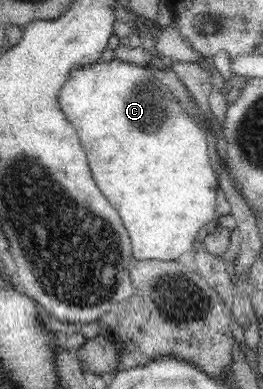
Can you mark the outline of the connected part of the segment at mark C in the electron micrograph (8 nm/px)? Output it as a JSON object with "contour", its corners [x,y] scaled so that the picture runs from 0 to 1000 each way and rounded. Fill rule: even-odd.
{"contour":[[[426,152],[418,159],[395,154],[312,172],[312,177],[281,177],[266,188],[266,198],[247,208],[236,229],[228,229],[217,254],[228,280],[262,319],[289,332],[327,404],[335,404],[335,424],[350,440],[350,460],[380,486],[380,496],[403,506],[403,517],[449,542],[456,568],[494,609],[494,630],[502,630],[502,661],[510,671],[586,668],[586,671],[669,671],[677,661],[707,650],[741,645],[749,599],[768,584],[795,578],[817,560],[821,535],[821,463],[806,447],[806,424],[791,409],[791,370],[783,370],[783,347],[749,316],[700,290],[700,283],[677,270],[669,252],[639,234],[639,226],[608,208],[574,183],[529,167],[471,159],[464,154]]]}

